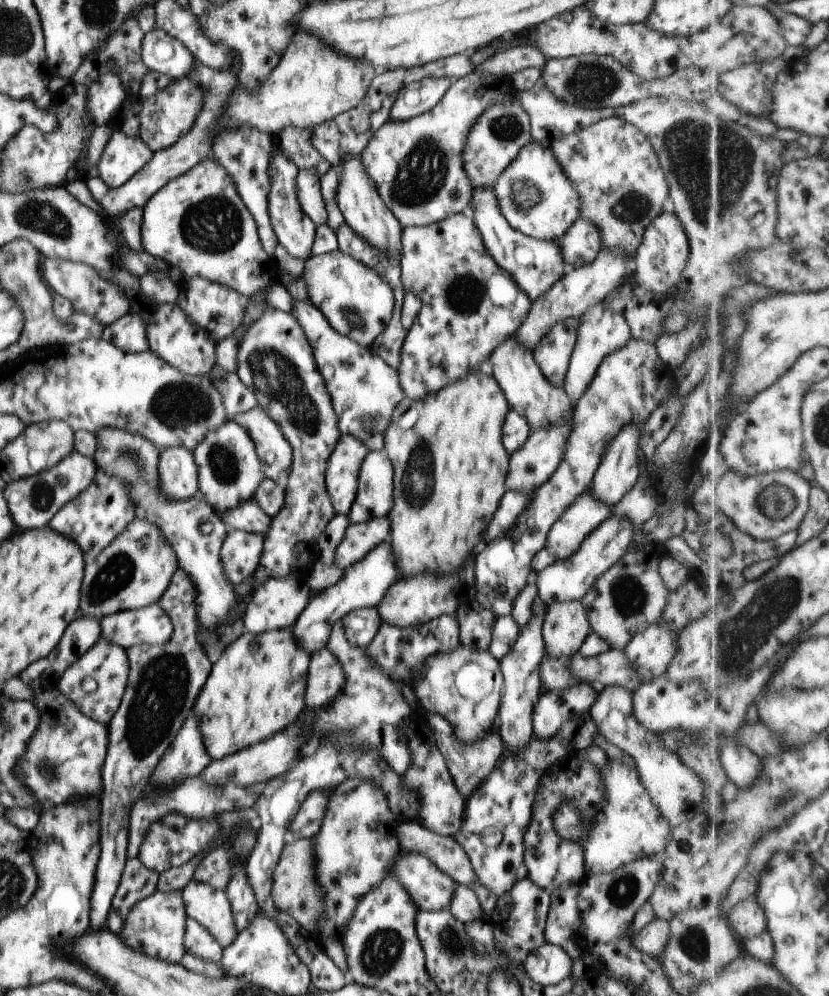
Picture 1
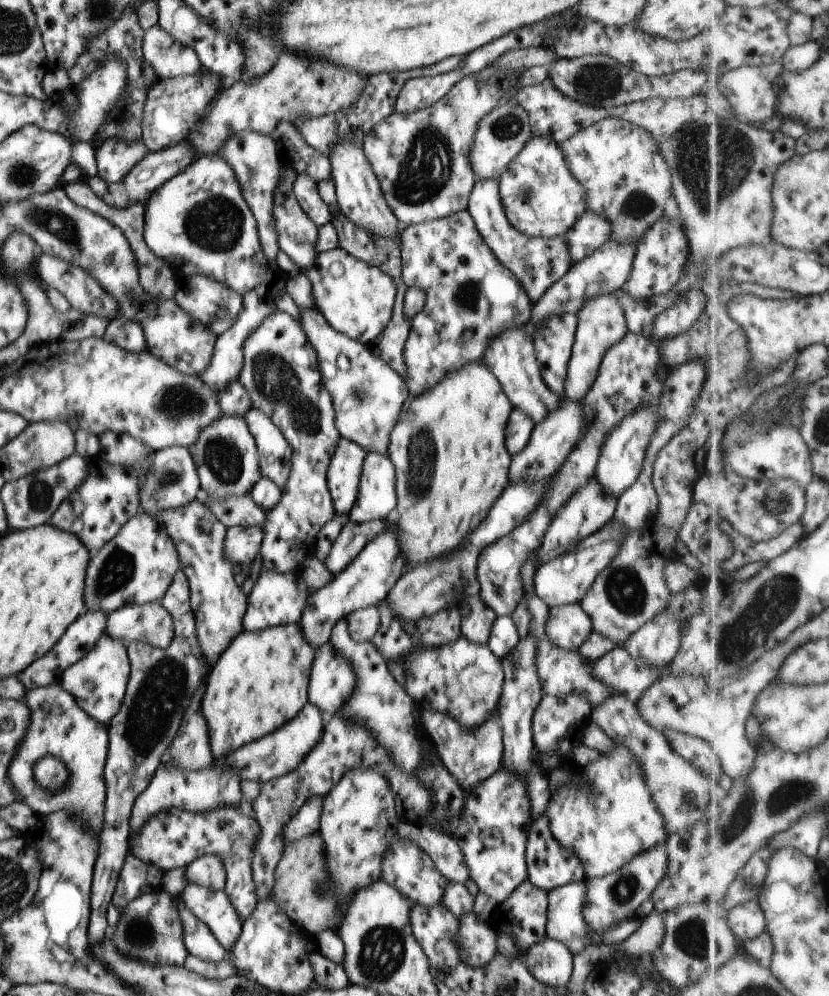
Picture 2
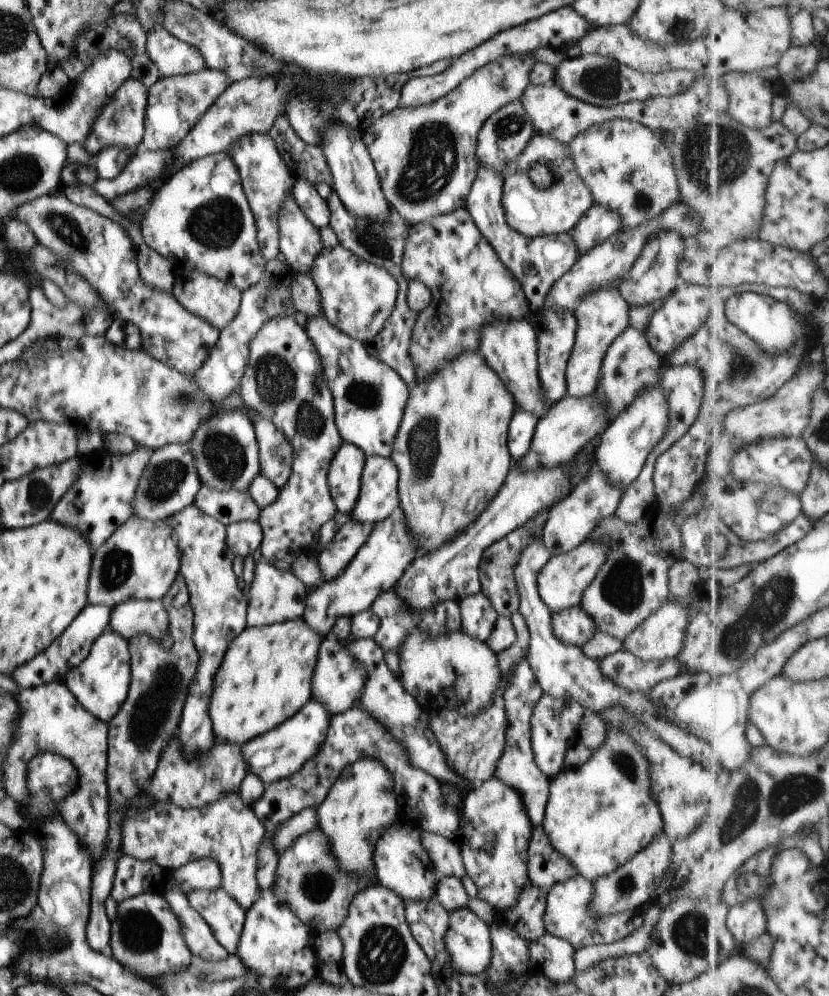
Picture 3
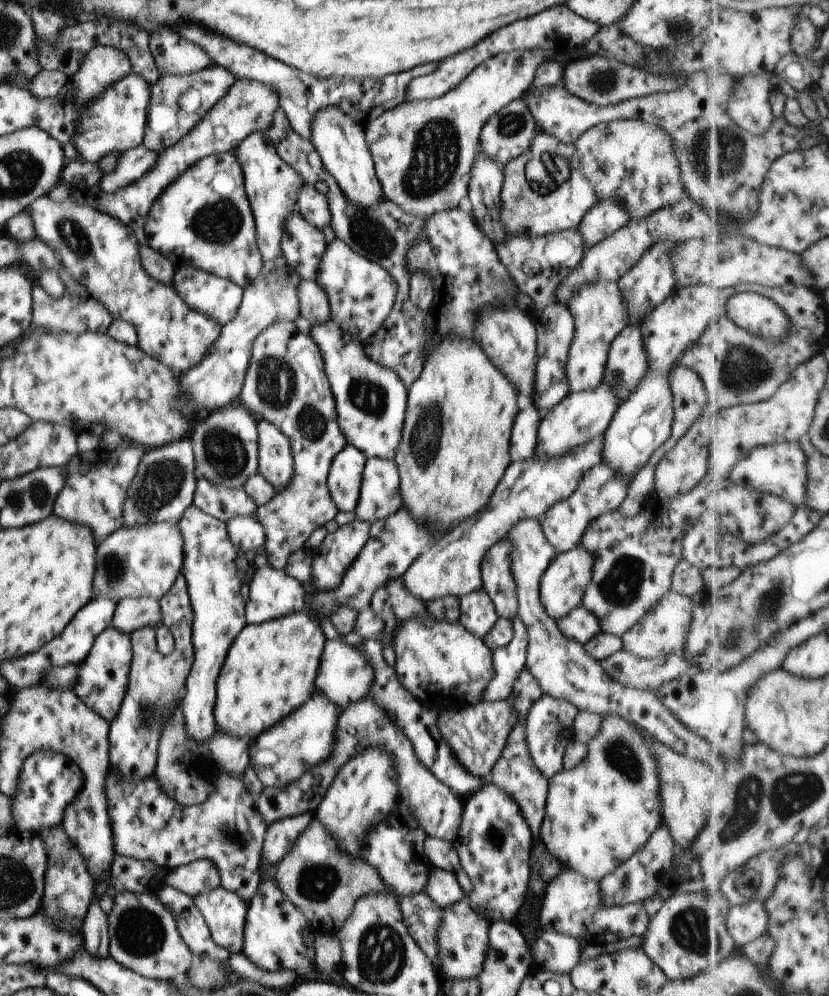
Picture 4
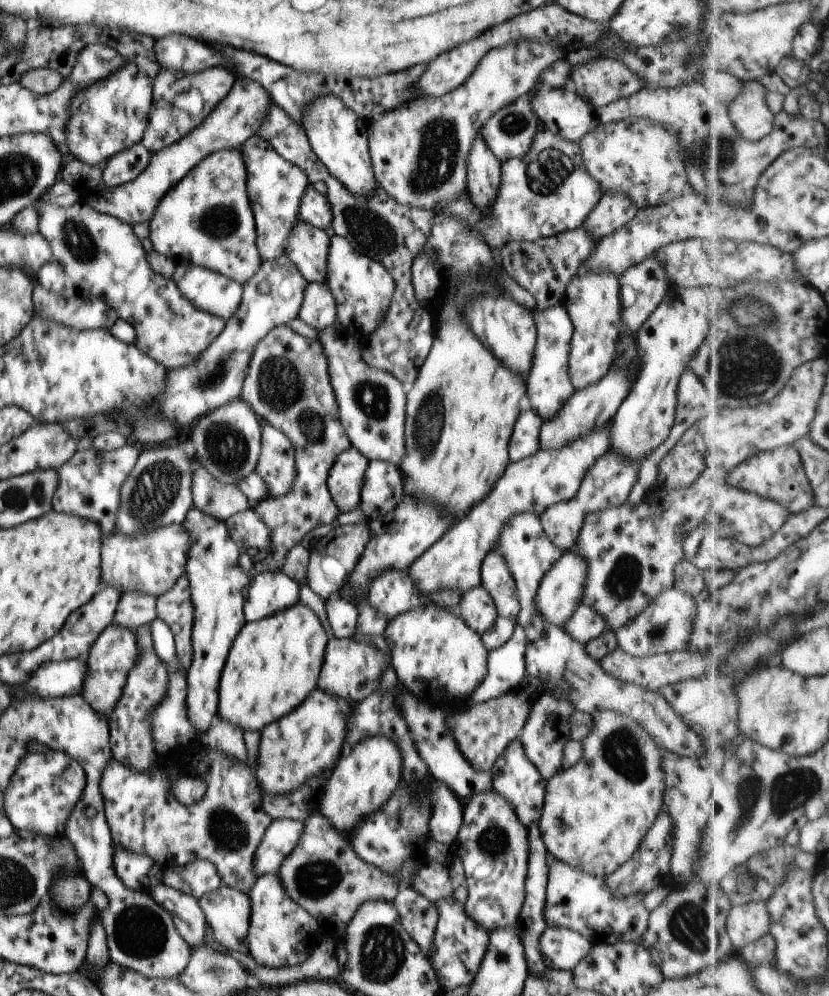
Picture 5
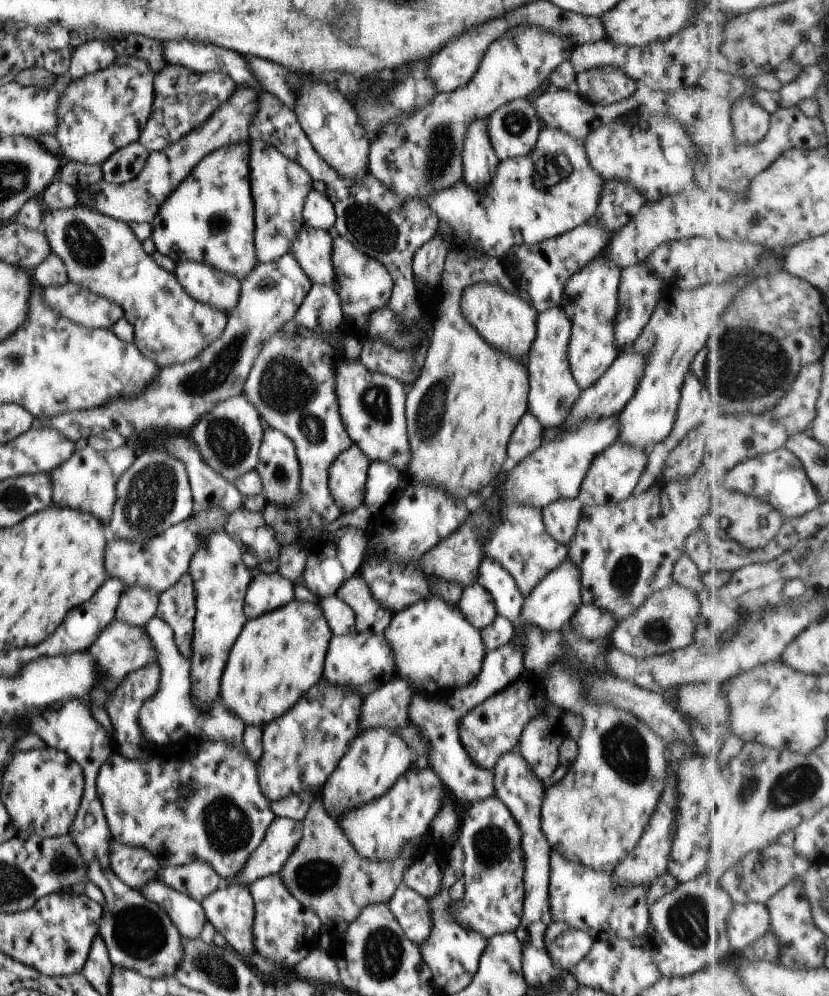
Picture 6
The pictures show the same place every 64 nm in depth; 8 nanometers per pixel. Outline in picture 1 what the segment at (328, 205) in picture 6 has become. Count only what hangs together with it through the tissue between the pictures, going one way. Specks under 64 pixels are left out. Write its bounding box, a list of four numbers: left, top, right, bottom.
[296,170,328,228]

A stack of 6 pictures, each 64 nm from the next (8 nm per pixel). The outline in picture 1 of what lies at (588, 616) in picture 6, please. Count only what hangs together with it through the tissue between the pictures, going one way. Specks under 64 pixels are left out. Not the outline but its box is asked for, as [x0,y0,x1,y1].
[541,601,591,657]

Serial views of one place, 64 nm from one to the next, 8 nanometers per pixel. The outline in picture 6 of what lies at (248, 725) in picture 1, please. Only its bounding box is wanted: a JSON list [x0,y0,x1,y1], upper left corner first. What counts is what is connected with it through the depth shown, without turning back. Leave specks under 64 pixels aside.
[219,599,333,725]

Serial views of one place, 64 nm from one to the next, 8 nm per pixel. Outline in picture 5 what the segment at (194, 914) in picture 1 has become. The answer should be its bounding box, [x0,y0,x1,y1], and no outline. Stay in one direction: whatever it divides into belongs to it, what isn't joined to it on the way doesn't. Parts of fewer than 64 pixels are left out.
[198,883,250,954]

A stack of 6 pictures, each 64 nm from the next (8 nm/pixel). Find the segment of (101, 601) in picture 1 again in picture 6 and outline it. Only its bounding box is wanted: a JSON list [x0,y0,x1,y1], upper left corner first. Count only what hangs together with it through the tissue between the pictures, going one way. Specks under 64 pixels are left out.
[104,508,227,594]

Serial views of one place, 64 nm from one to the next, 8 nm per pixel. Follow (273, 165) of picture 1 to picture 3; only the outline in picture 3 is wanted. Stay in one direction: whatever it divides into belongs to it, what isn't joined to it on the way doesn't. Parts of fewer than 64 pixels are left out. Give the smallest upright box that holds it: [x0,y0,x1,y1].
[278,194,323,274]

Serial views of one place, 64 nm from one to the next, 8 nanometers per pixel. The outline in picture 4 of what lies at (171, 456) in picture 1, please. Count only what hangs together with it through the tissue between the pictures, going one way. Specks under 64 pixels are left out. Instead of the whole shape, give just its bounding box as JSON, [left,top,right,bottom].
[123,437,197,528]

